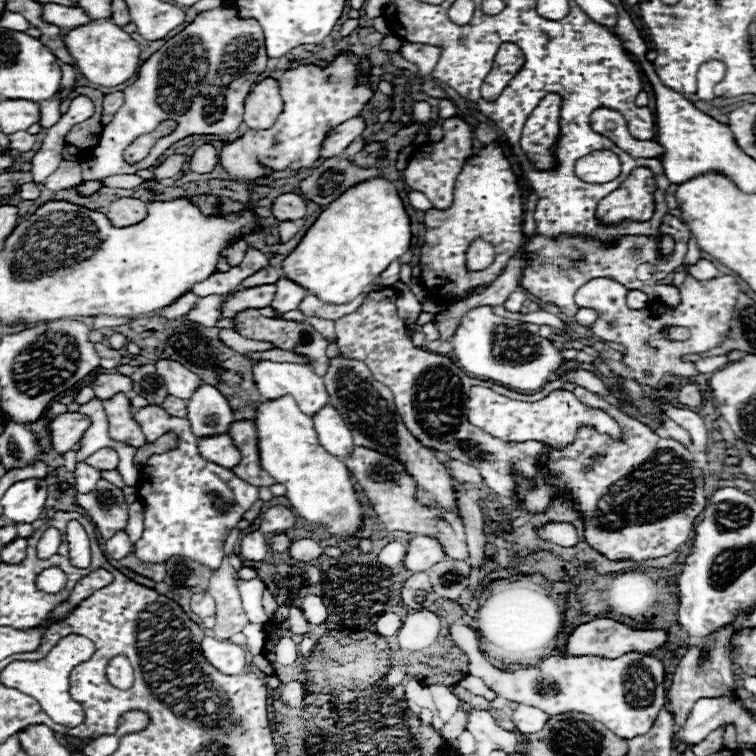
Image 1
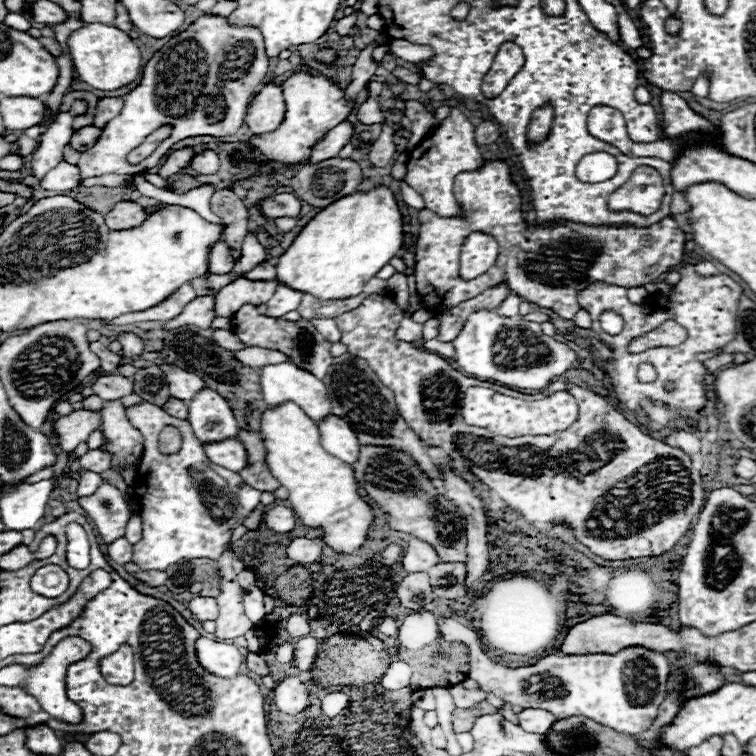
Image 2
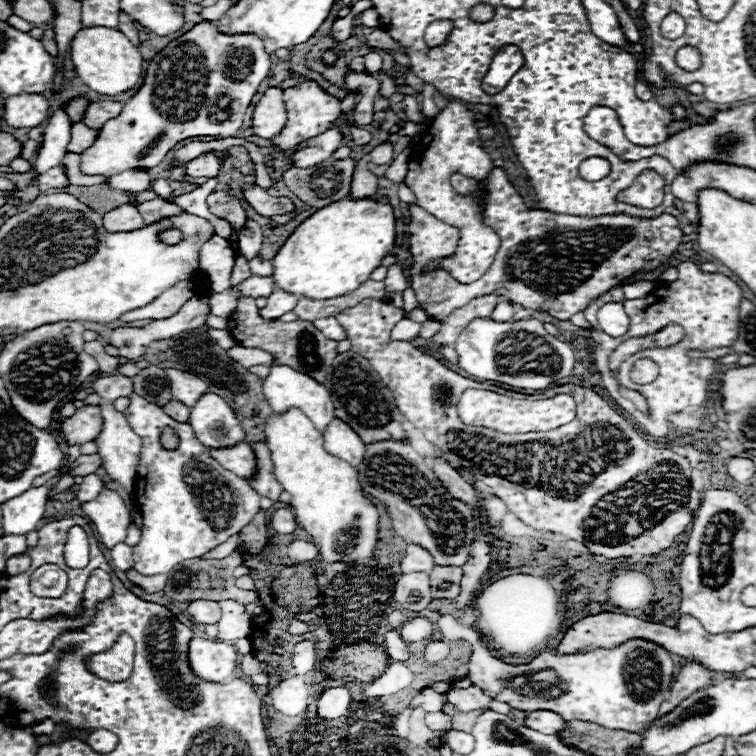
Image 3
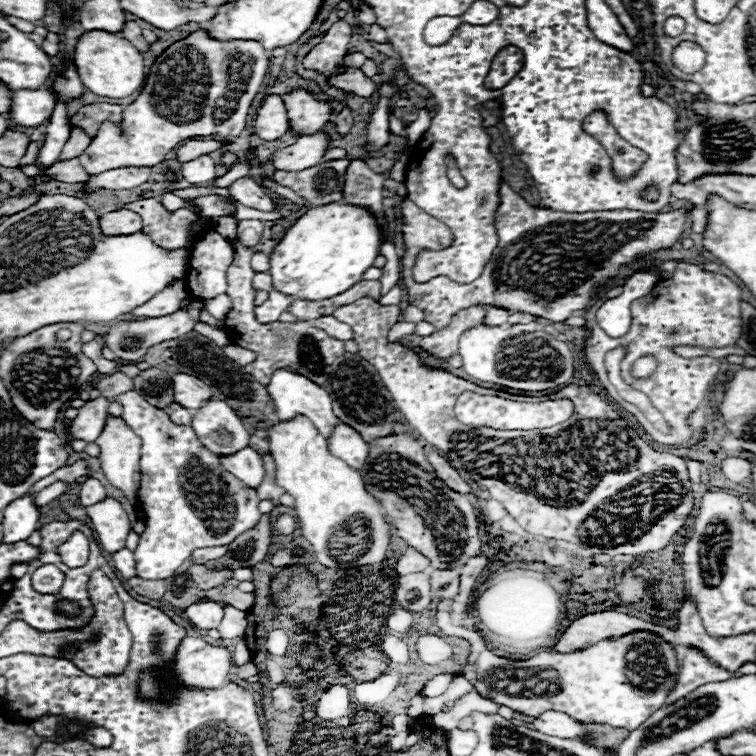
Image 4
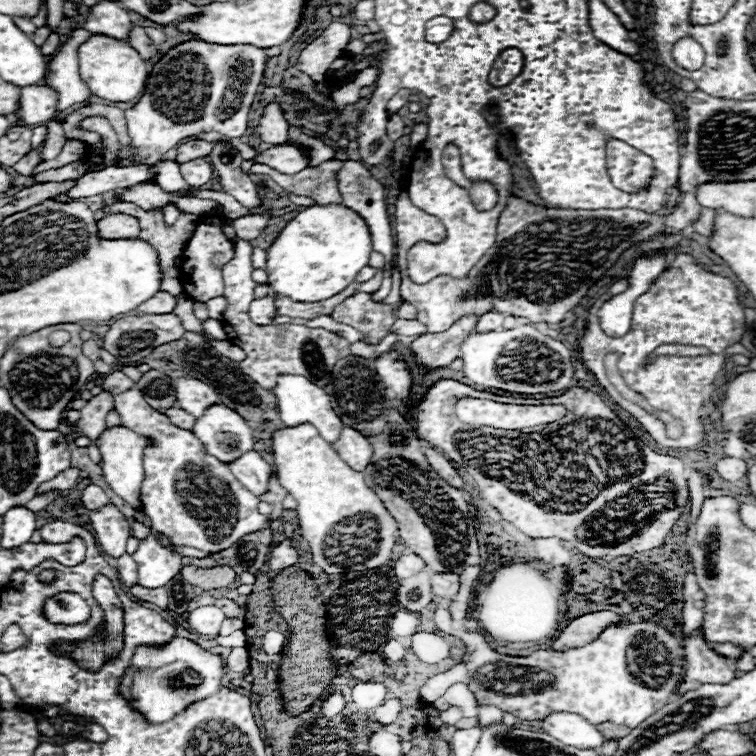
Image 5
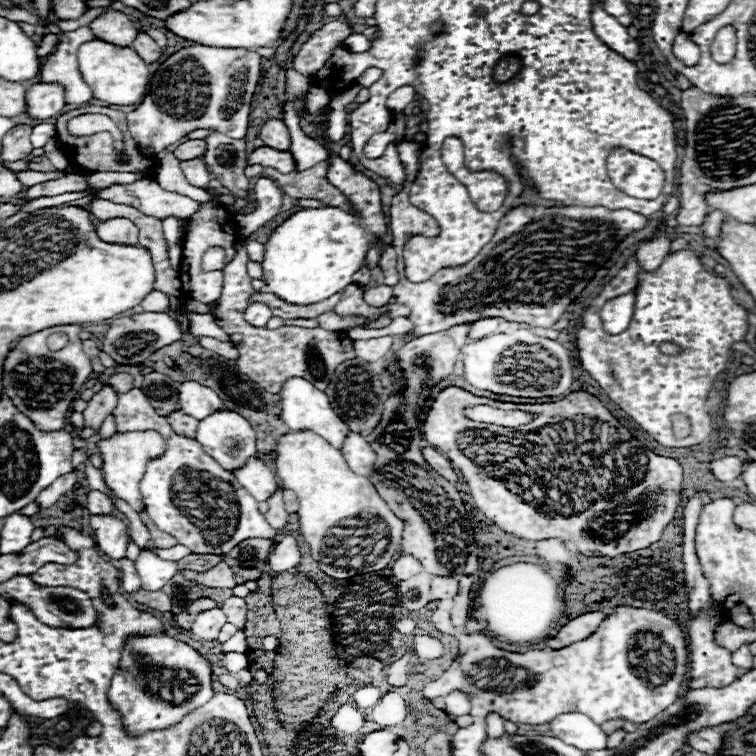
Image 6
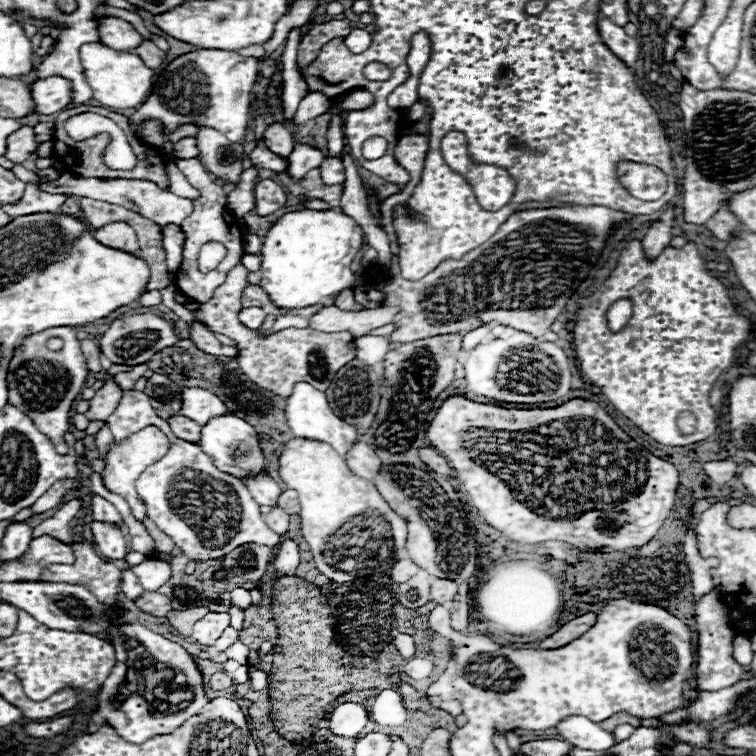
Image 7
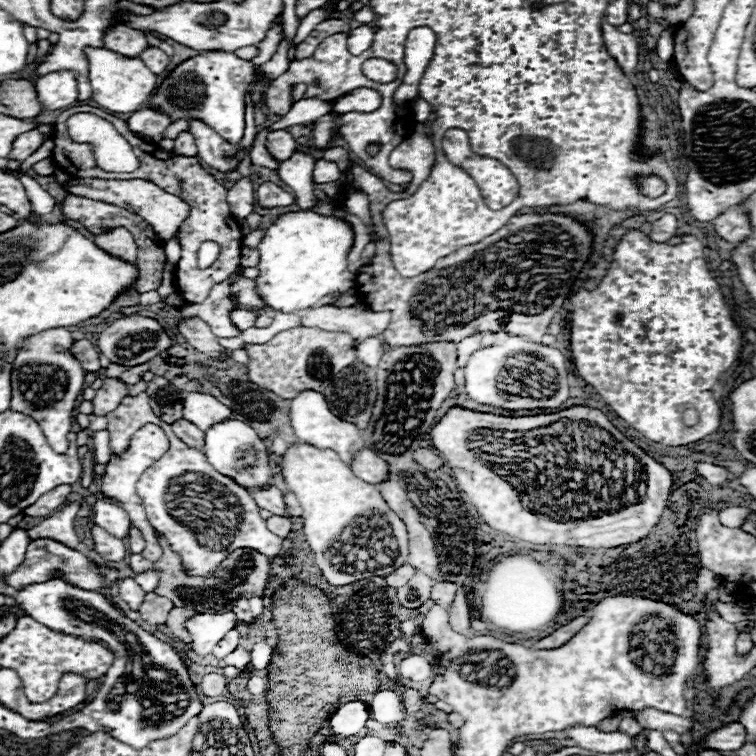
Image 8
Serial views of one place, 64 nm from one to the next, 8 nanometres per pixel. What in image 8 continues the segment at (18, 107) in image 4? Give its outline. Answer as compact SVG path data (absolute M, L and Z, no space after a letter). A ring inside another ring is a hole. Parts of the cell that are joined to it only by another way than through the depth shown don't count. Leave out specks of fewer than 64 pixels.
M54 72L34 82L38 102L44 110L64 110L76 104L78 86L72 72Z

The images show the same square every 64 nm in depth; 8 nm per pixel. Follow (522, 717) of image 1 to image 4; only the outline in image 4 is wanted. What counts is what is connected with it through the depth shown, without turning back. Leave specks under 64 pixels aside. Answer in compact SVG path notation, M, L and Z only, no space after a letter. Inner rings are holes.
M544 712L538 718L534 718L534 728L548 736L560 736L568 740L578 740L584 736L584 728L578 720L572 720L564 712Z

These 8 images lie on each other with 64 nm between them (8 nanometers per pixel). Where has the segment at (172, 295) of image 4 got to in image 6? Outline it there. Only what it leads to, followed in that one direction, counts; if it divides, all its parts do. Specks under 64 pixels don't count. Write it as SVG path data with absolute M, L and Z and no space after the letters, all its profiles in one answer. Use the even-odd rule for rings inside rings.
M154 290L152 294L148 294L142 300L140 306L144 308L144 312L170 312L170 298L166 294Z

